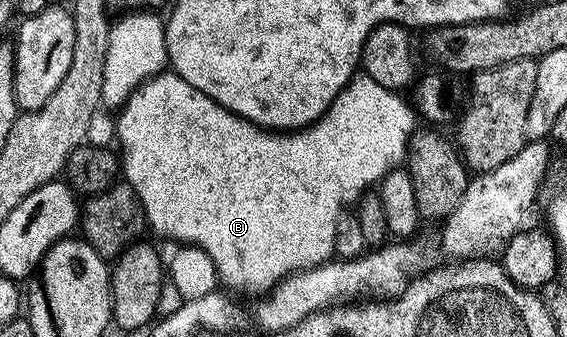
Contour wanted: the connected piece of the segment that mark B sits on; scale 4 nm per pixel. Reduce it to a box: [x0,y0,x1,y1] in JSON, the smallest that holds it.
[118,73,418,287]

